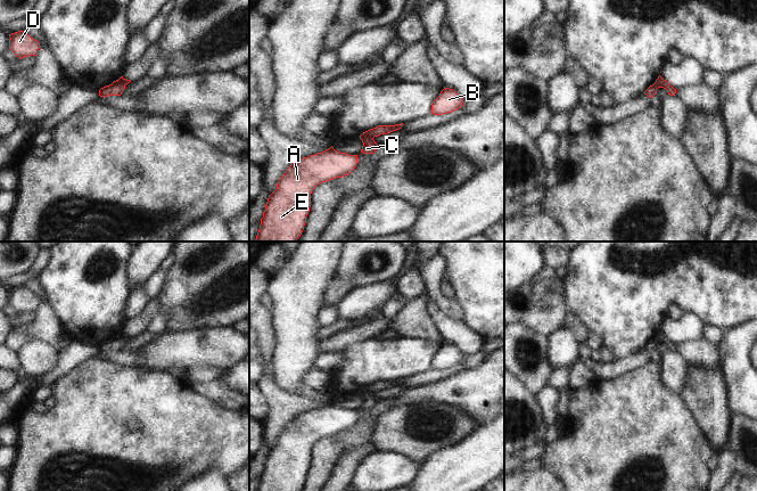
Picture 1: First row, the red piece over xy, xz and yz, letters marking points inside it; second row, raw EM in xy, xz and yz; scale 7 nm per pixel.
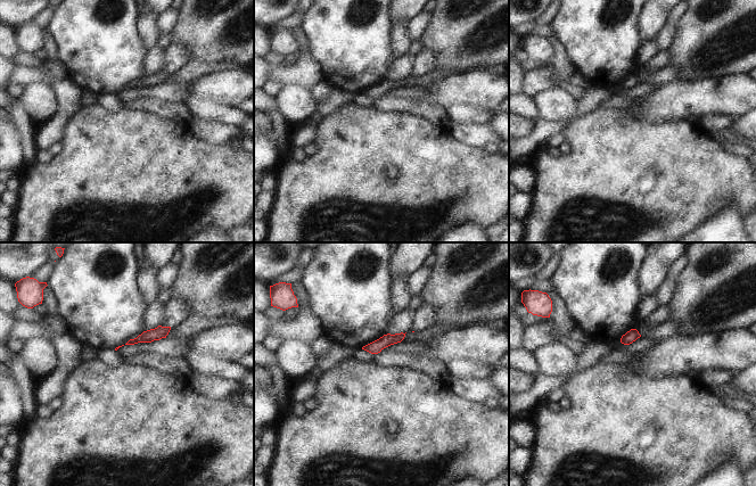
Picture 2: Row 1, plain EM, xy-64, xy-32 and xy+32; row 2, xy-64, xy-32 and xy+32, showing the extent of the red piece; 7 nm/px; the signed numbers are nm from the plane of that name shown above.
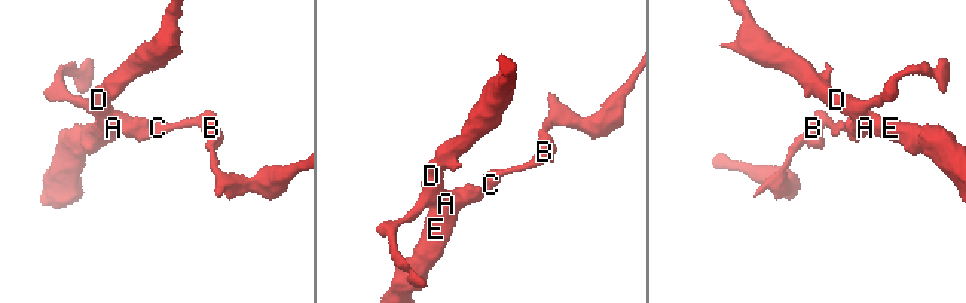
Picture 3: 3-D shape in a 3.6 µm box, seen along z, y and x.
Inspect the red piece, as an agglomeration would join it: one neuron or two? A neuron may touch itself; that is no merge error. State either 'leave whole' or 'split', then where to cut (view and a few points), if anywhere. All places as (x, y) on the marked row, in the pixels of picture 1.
split; cut xz (373, 137), (360, 138)

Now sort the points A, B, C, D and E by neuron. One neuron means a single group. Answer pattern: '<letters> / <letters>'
A C D E / B

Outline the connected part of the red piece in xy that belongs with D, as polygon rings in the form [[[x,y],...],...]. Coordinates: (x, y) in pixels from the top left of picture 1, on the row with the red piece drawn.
[[[23,31],[9,34],[9,49],[19,58],[38,56],[40,43]]]

